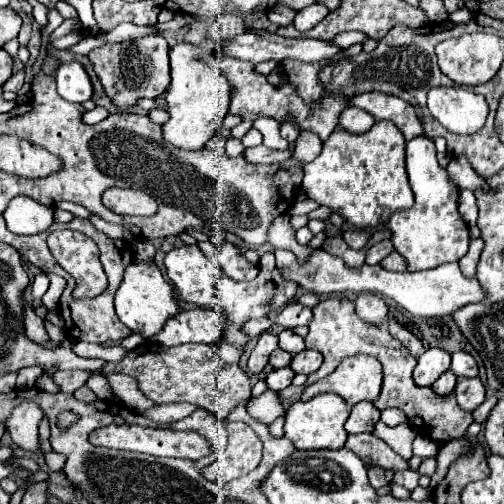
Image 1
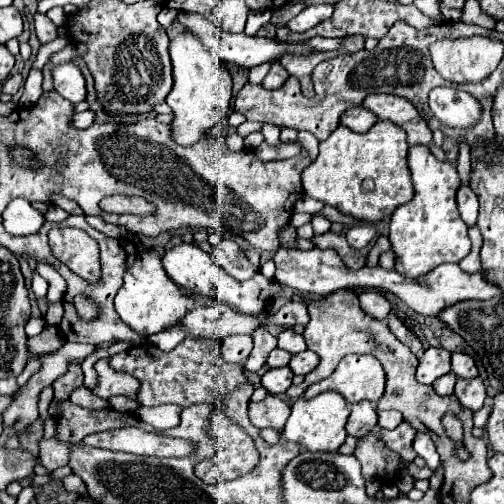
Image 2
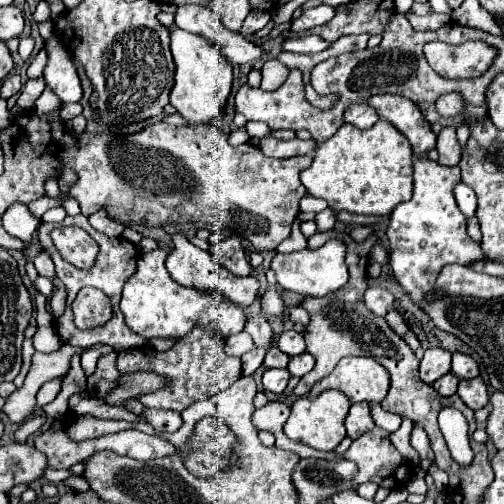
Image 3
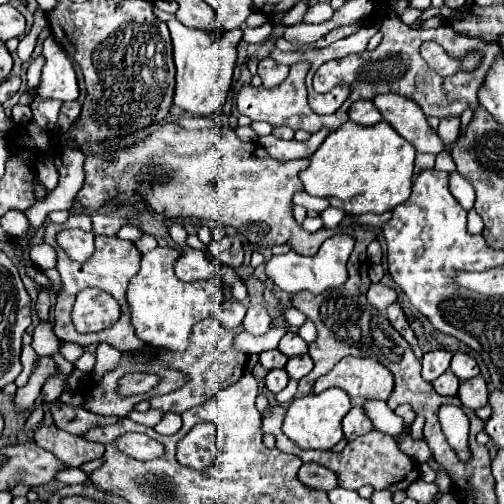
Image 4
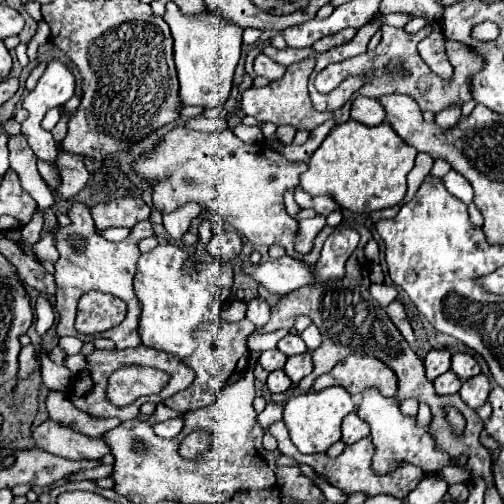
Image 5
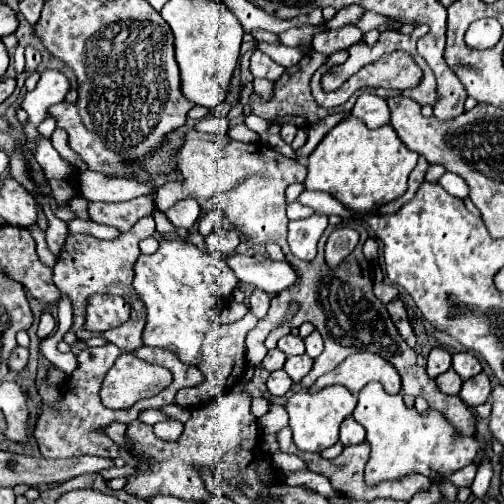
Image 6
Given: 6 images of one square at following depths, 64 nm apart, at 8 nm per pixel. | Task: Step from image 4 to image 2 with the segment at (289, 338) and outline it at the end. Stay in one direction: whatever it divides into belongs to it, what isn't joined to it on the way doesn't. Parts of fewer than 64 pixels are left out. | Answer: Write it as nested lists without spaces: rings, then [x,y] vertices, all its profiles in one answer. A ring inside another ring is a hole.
[[[286,328],[278,334],[278,346],[290,354],[298,354],[298,352],[304,352],[306,350],[306,344],[304,344],[304,338],[300,334],[296,334],[294,330]]]

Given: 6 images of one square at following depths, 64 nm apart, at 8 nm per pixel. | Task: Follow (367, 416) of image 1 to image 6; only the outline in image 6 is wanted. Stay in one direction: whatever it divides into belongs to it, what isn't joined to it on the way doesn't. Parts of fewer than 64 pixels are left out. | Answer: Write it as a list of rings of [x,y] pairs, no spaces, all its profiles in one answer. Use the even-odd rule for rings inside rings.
[[[348,416],[340,428],[340,442],[344,446],[350,446],[350,444],[360,444],[364,440],[366,440],[364,426],[360,426],[356,420],[352,420],[352,416]]]

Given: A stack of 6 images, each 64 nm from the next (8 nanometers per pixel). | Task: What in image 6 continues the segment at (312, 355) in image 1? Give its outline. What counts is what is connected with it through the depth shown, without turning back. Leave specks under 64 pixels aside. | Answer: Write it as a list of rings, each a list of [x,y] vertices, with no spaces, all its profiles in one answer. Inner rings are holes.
[[[308,354],[292,356],[292,358],[288,358],[288,360],[286,360],[284,370],[286,370],[286,374],[288,374],[294,382],[300,382],[300,380],[310,372],[312,362],[314,362],[314,360],[312,360]]]

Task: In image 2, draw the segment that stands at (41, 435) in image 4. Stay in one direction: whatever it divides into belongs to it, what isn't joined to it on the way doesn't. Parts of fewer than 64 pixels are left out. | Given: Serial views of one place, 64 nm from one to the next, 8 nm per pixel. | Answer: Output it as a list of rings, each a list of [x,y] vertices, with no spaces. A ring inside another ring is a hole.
[[[54,438],[40,442],[40,462],[48,470],[56,470],[60,466],[68,464],[68,448],[64,444],[58,444]]]

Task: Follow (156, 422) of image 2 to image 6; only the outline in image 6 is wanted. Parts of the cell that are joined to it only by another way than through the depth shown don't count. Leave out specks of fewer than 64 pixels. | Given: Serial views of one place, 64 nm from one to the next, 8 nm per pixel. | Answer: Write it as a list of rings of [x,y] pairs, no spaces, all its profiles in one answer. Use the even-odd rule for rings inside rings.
[[[164,420],[164,422],[154,424],[154,434],[156,434],[158,438],[162,438],[162,440],[174,442],[174,440],[178,440],[182,428],[184,428],[184,424],[178,422],[178,420]]]

